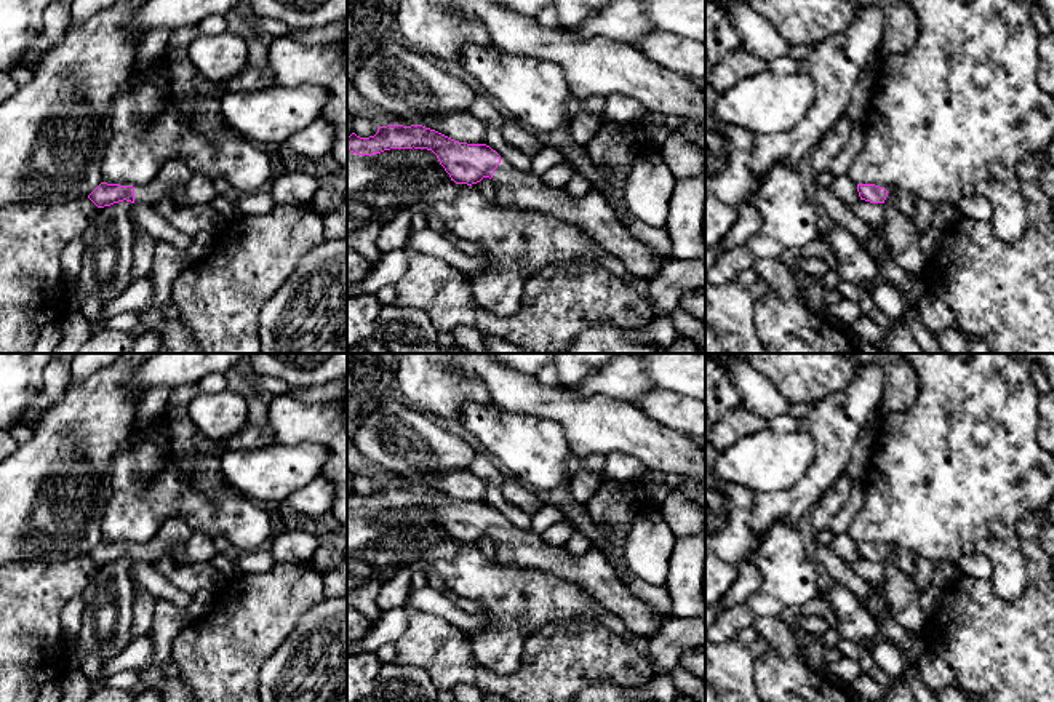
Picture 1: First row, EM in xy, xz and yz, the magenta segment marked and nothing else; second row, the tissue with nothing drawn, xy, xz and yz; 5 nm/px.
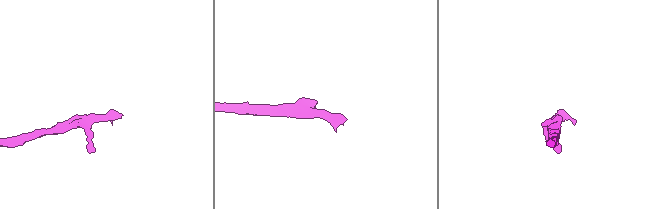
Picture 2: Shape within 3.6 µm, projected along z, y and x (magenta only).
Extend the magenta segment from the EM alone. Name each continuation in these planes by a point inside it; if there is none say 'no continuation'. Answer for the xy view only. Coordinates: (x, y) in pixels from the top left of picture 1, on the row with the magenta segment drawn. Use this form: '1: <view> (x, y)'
1: xy (175, 173)

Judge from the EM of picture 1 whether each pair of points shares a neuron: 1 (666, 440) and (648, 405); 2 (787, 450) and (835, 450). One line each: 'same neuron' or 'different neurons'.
1: different neurons
2: different neurons

